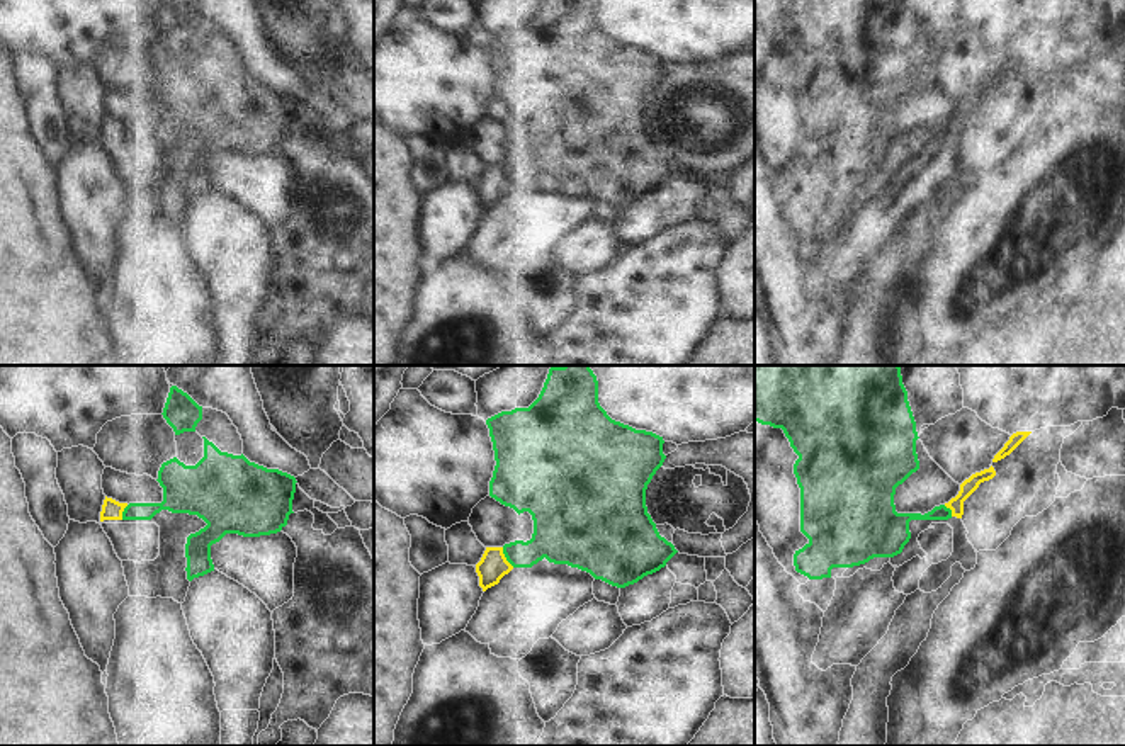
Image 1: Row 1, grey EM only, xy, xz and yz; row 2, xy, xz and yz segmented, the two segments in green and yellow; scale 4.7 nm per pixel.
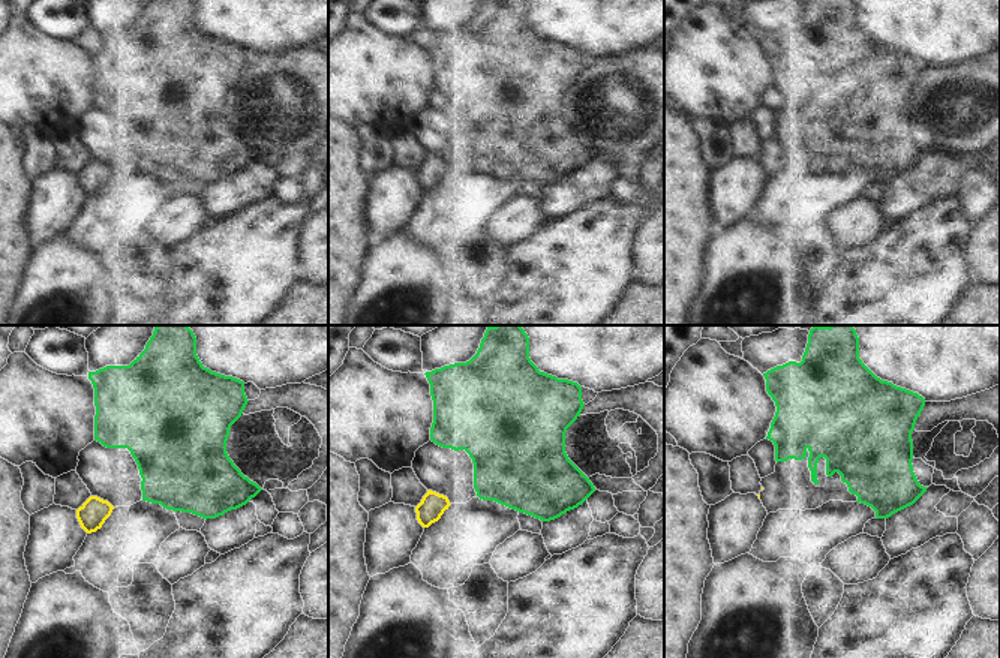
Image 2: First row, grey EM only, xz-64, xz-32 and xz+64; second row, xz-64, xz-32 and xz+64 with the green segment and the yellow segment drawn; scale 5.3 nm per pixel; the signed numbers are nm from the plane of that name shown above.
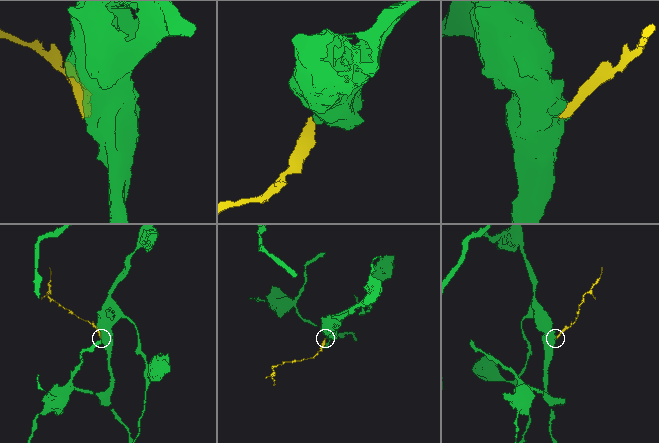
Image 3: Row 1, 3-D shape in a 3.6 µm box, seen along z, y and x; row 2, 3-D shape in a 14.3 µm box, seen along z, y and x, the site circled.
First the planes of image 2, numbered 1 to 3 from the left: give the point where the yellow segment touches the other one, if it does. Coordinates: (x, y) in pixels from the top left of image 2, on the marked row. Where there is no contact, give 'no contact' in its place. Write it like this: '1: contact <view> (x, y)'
1: no contact
2: no contact
3: no contact

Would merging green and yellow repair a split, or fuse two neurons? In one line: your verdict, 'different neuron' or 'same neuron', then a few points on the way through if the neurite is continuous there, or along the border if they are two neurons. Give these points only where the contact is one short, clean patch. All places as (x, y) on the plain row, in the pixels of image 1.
different neuron; border along xz (502, 167), (502, 172), (514, 186)

